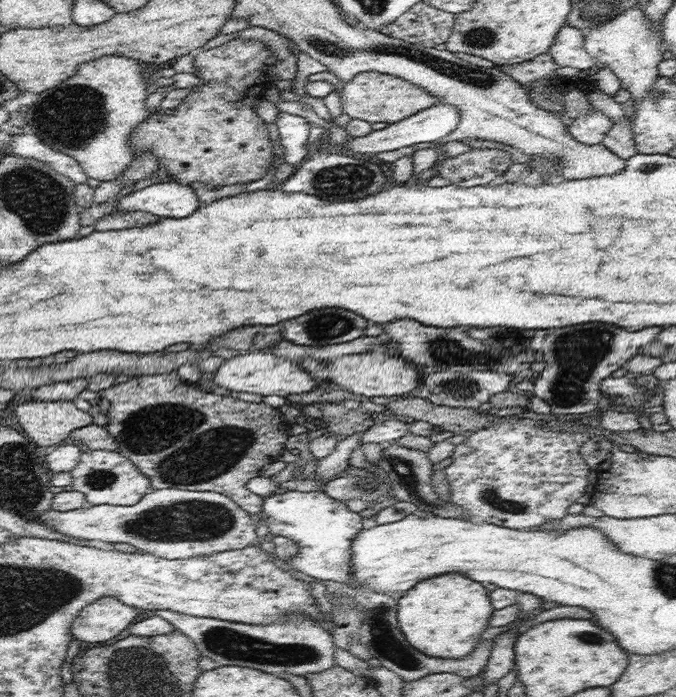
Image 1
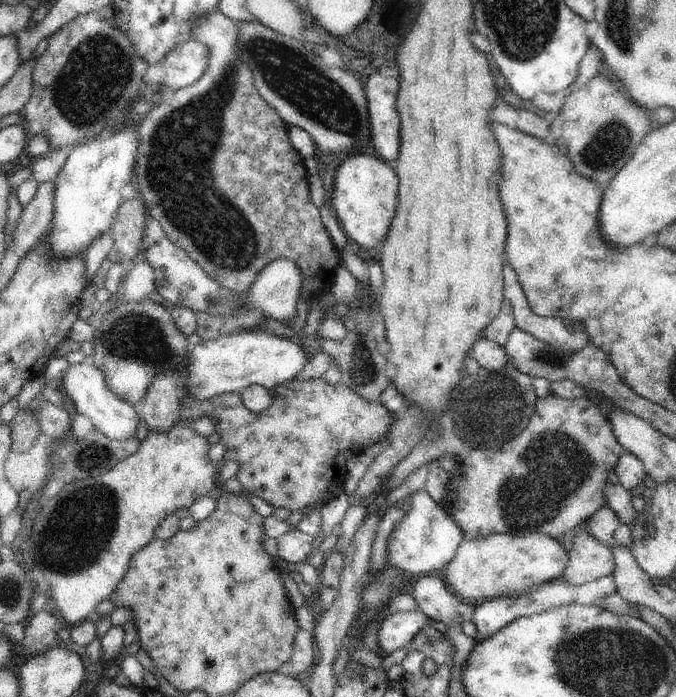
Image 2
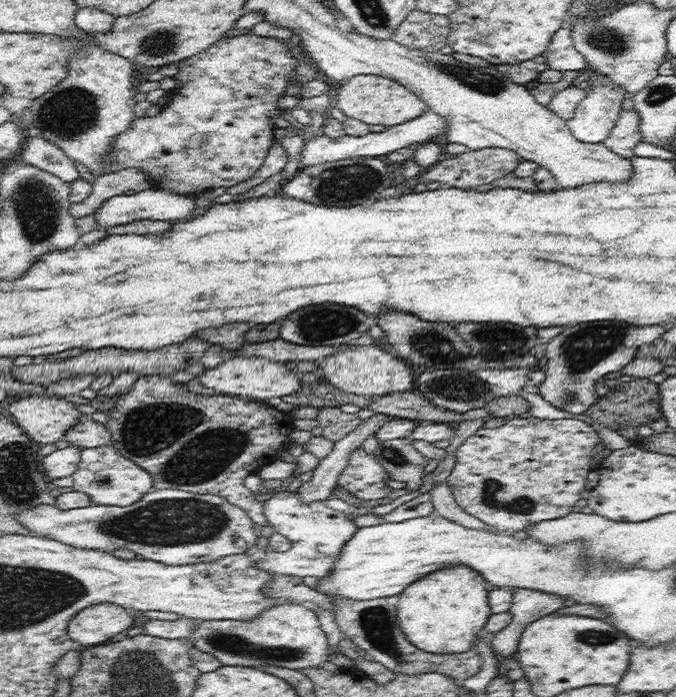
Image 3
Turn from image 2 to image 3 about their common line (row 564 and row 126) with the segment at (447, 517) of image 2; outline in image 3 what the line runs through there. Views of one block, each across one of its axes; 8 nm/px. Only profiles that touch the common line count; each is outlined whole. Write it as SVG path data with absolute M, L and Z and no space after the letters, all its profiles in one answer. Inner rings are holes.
M427 109L418 118L414 118L405 122L404 124L398 124L396 126L386 127L383 132L368 132L364 136L352 136L344 133L338 138L330 138L324 134L317 134L317 136L311 139L302 134L304 141L304 148L300 157L300 170L316 164L324 164L325 162L334 162L335 160L342 160L354 156L366 156L366 157L380 157L390 152L394 152L399 148L406 148L411 144L421 145L422 143L432 141L436 136L444 134L447 131L447 122L443 116L440 116L437 112Z

